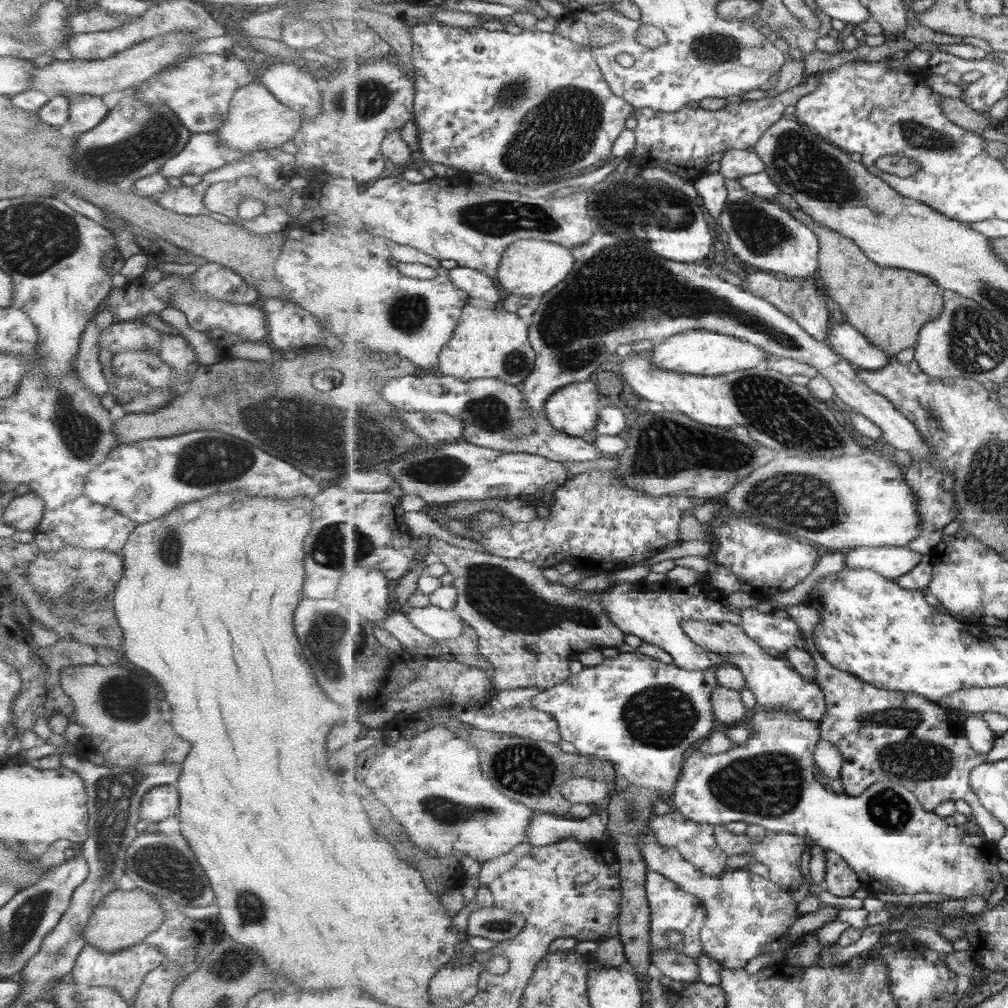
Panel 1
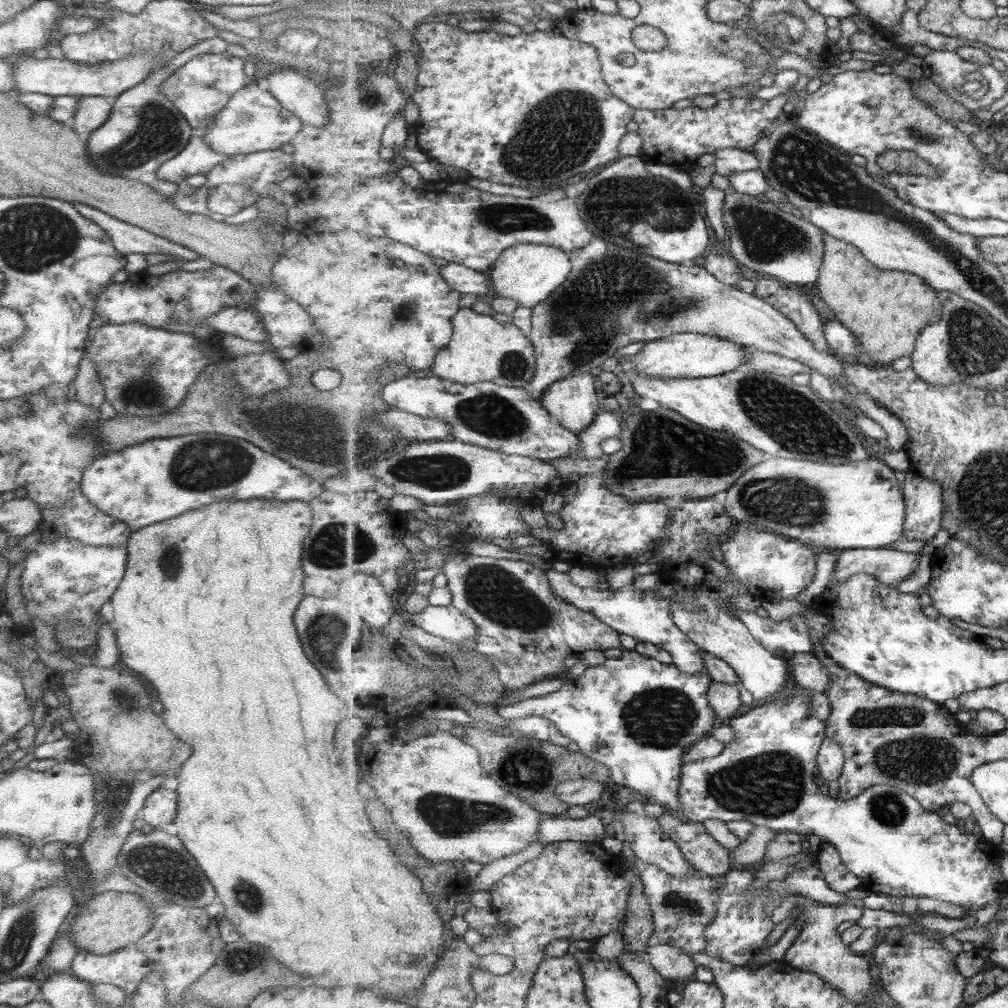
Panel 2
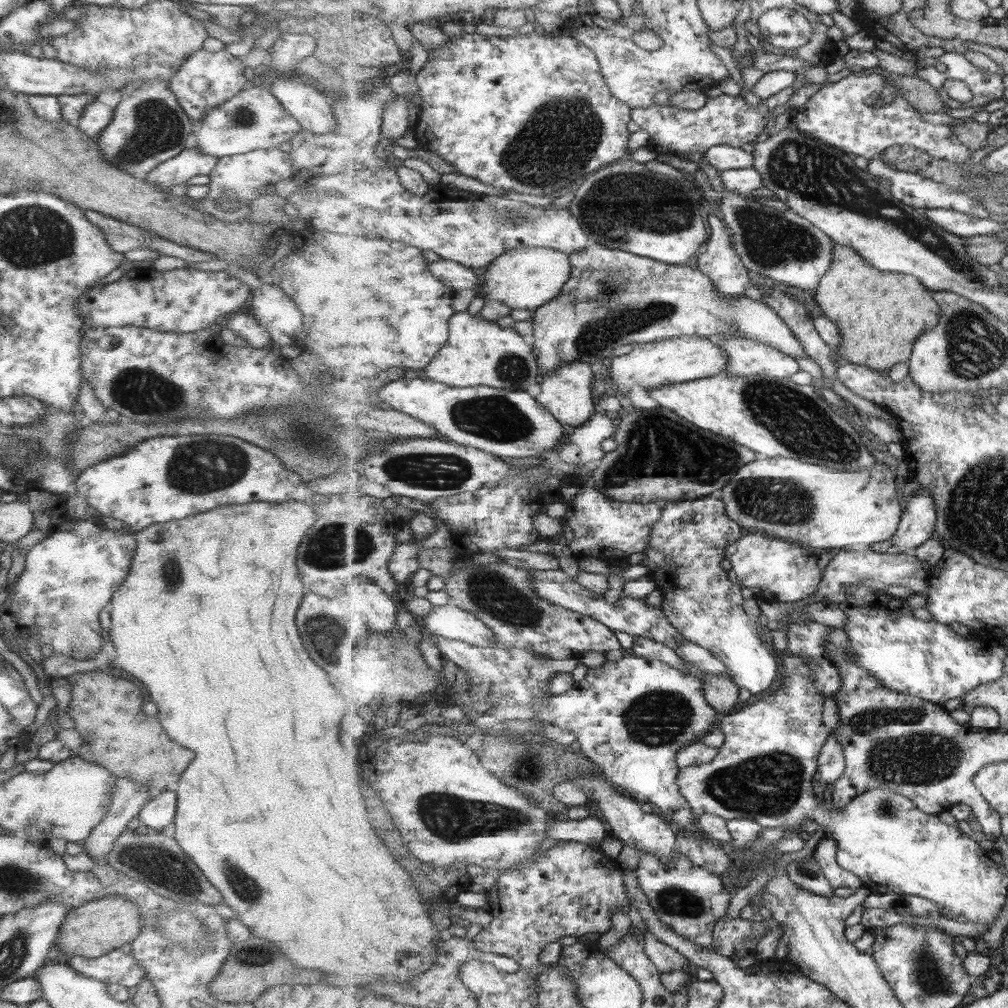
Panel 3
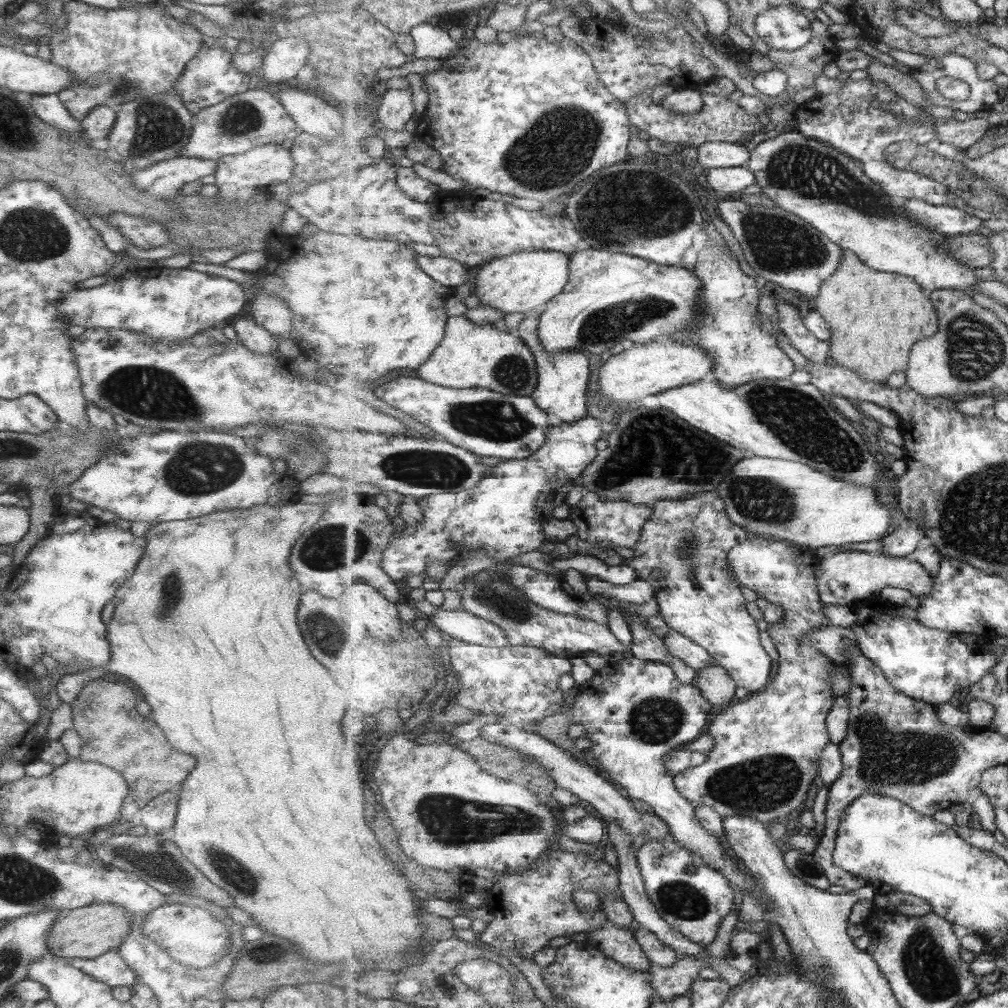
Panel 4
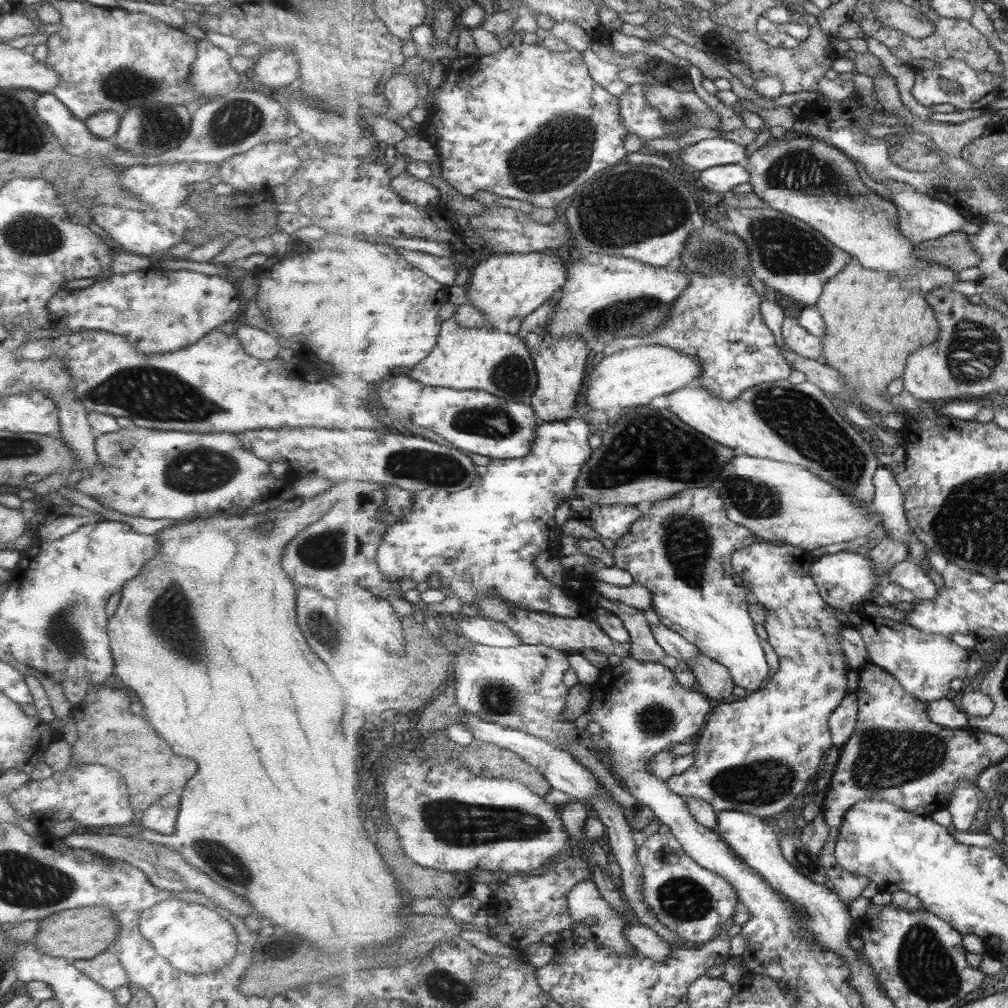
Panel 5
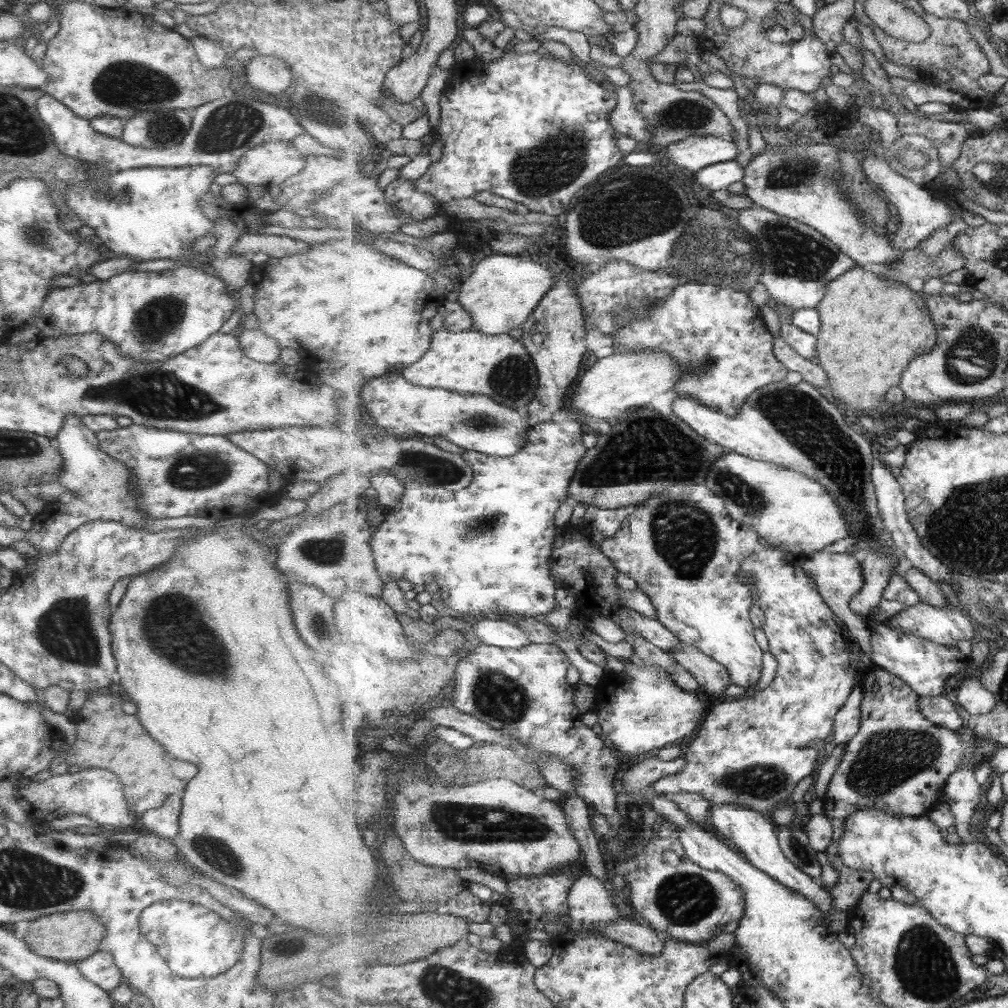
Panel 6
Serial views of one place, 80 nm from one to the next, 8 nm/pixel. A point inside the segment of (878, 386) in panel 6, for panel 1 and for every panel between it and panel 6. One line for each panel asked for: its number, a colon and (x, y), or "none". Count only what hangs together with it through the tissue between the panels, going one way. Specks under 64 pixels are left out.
1: (890, 306)
2: (887, 310)
3: (881, 315)
4: (876, 318)
5: (875, 321)

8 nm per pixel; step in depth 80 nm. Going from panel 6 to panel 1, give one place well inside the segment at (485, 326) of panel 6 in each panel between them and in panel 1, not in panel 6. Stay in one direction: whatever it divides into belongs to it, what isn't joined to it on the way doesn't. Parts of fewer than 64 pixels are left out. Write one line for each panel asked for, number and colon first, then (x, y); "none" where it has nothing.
1: (530, 267)
2: (530, 273)
3: (525, 278)
4: (525, 282)
5: (505, 286)

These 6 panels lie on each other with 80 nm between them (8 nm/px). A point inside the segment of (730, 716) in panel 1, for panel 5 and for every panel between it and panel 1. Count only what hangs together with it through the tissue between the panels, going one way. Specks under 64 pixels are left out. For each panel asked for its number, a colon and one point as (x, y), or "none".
2: (724, 698)
3: (723, 692)
4: (715, 682)
5: (714, 679)

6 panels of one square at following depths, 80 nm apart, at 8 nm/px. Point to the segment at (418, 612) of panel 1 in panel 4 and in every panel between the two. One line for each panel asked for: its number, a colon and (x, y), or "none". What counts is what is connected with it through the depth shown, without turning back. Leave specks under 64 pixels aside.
2: (448, 622)
3: (451, 622)
4: (458, 624)

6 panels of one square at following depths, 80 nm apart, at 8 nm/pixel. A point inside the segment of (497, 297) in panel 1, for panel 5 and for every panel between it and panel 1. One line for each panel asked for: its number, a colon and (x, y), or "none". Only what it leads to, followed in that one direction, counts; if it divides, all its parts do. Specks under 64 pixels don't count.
2: (462, 278)
3: (458, 276)
4: (447, 271)
5: (440, 267)

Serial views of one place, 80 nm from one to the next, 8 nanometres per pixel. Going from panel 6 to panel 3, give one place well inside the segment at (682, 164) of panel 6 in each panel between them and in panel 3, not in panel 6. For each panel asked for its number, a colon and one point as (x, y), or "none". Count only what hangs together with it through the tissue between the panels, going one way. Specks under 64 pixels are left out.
3: (723, 157)
4: (717, 154)
5: (709, 153)

